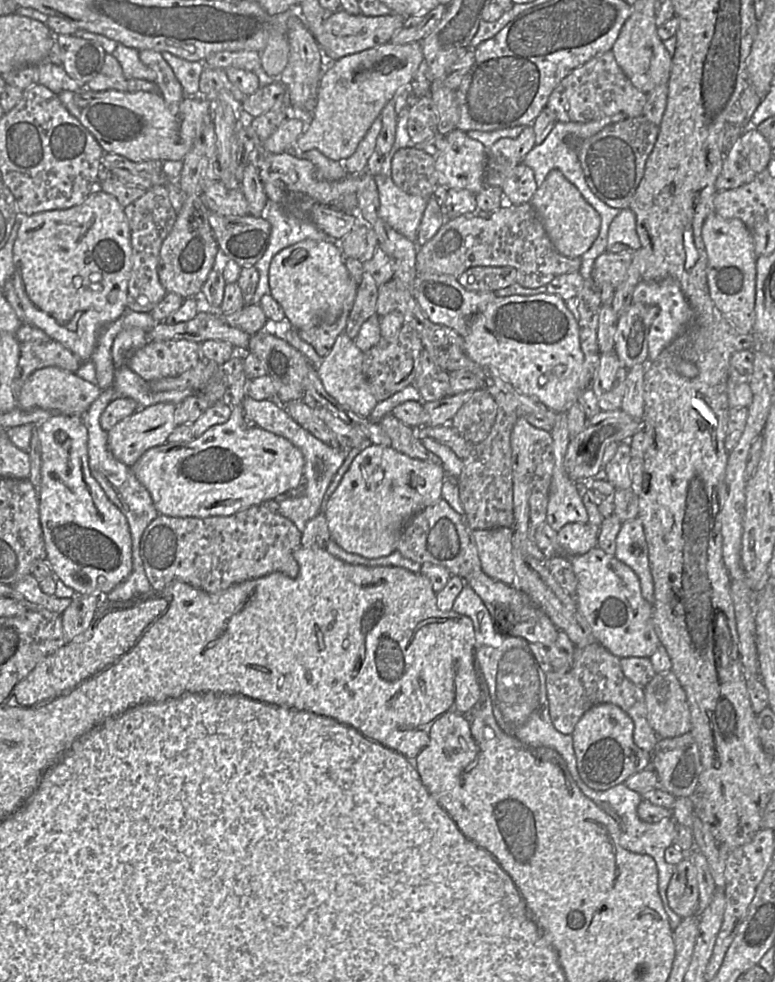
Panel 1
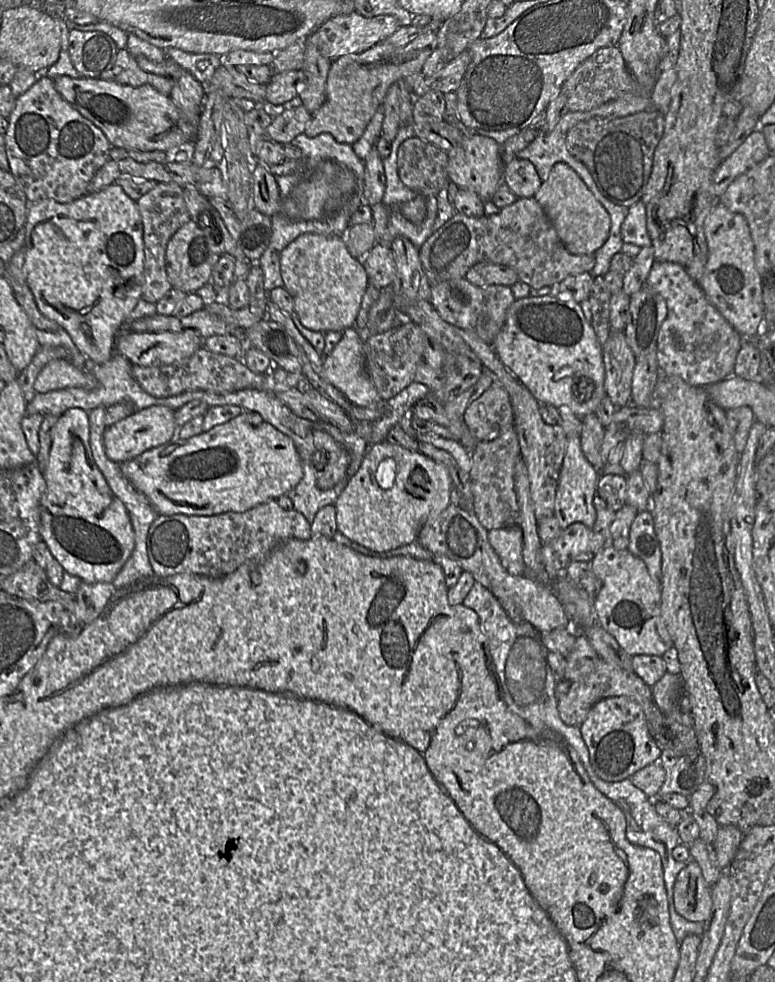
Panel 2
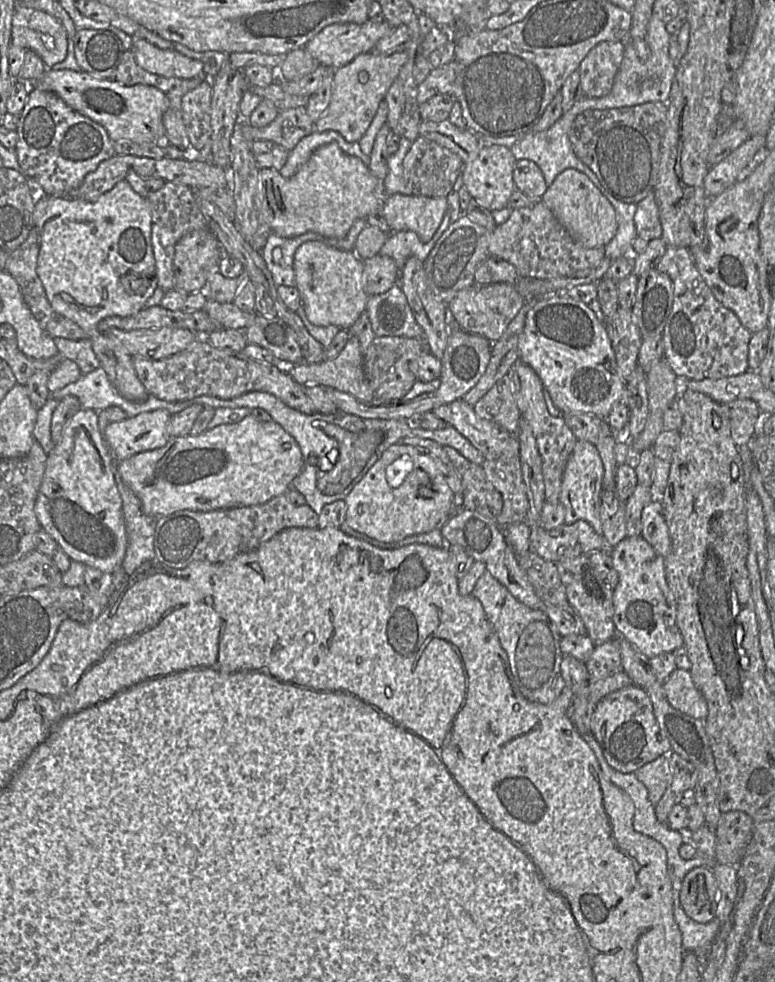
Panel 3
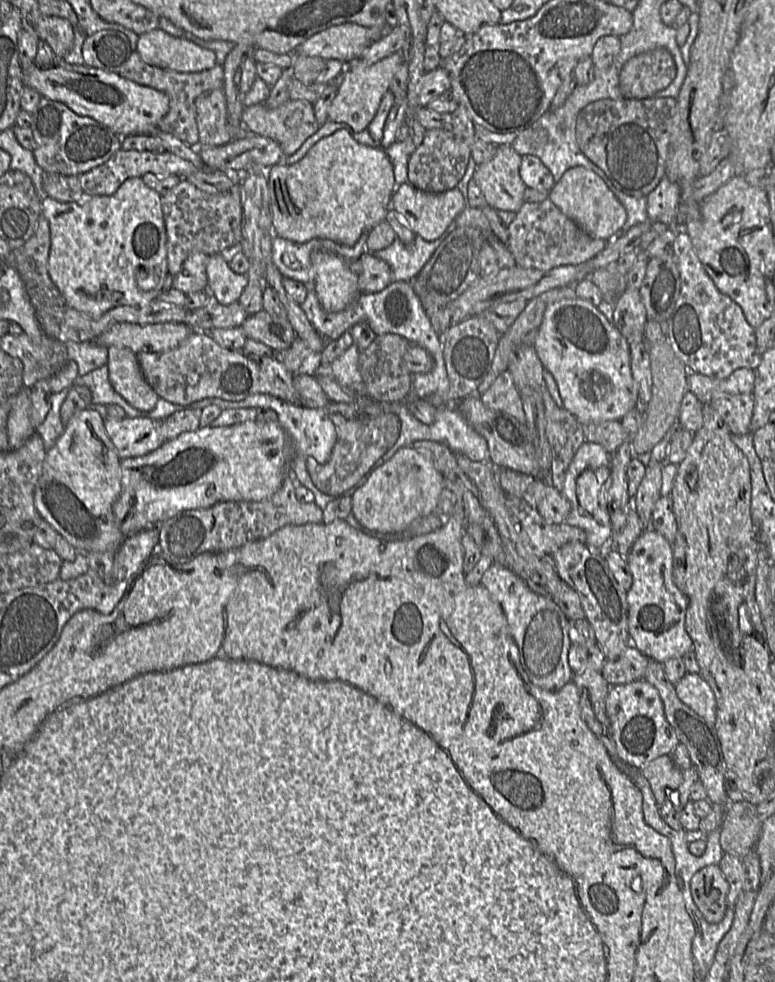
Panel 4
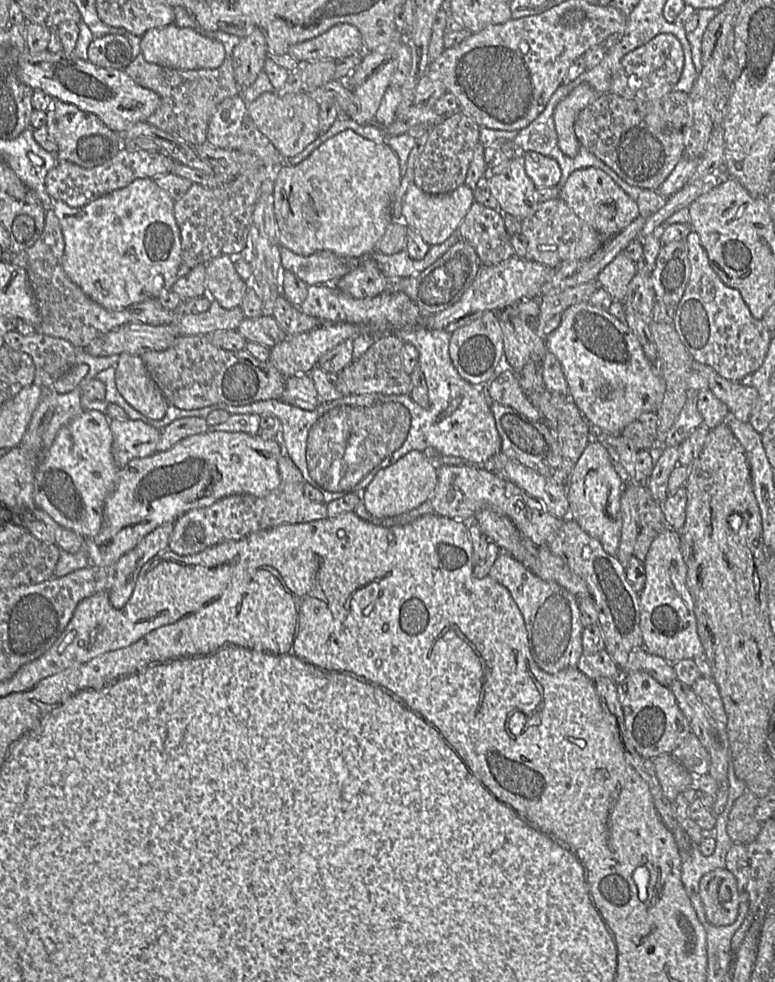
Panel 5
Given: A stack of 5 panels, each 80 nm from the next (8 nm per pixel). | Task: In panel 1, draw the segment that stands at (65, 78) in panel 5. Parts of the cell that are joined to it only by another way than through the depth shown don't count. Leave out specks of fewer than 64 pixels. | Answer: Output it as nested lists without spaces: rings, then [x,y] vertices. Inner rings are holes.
[[[114,89],[78,92],[62,91],[58,97],[65,108],[94,136],[104,153],[114,153],[126,159],[180,161],[183,160],[205,124],[212,118],[212,101],[197,95],[169,103],[161,94]]]

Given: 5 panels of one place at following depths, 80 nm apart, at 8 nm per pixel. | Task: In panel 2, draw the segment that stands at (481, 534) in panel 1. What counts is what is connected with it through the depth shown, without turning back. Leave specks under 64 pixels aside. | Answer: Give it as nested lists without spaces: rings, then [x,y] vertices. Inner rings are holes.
[[[515,524],[489,530],[488,540],[503,567],[512,575],[523,575],[523,530]]]

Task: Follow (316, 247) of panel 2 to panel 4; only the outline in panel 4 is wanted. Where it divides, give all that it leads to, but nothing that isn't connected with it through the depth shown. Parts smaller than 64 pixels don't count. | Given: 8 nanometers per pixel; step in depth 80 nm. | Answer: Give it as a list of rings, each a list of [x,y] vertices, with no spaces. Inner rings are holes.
[[[322,251],[310,255],[313,288],[326,312],[340,312],[347,308],[360,293],[358,276],[349,262]]]

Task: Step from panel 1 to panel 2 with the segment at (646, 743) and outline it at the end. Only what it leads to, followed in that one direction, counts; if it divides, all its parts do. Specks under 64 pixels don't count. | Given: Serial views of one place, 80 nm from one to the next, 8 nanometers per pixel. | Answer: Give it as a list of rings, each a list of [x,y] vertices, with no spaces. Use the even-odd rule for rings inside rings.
[[[600,659],[594,669],[583,679],[575,681],[558,680],[556,686],[559,717],[568,726],[579,727],[597,702],[615,696],[626,696],[639,703],[645,713],[649,727],[648,714],[651,714],[654,702],[651,688],[633,671],[627,671],[617,664]]]

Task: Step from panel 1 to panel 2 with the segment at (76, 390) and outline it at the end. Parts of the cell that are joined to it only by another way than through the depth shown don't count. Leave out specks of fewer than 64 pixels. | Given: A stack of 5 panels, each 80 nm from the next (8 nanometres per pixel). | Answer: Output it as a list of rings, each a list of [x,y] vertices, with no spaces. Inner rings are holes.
[[[55,360],[47,364],[34,382],[36,394],[44,394],[65,388],[92,390],[97,387],[94,376],[79,369],[68,360]]]

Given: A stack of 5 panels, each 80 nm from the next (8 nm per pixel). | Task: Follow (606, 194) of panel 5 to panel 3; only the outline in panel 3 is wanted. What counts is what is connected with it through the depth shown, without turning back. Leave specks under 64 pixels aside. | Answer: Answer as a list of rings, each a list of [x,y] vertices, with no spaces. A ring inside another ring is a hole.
[[[573,168],[563,170],[541,197],[572,239],[585,248],[605,247],[617,230],[616,214],[607,198],[582,172]]]

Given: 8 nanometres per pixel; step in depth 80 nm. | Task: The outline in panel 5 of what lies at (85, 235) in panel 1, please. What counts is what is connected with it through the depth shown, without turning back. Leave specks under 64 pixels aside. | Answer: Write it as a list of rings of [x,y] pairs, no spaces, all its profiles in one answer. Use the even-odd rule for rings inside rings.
[[[137,178],[127,186],[83,206],[71,207],[54,200],[52,209],[65,241],[62,267],[72,282],[93,301],[108,310],[119,310],[168,293],[179,278],[181,235],[174,217],[174,202],[152,178]],[[119,354],[115,383],[122,397],[146,417],[159,420],[165,416],[169,402],[151,379],[141,355]]]

